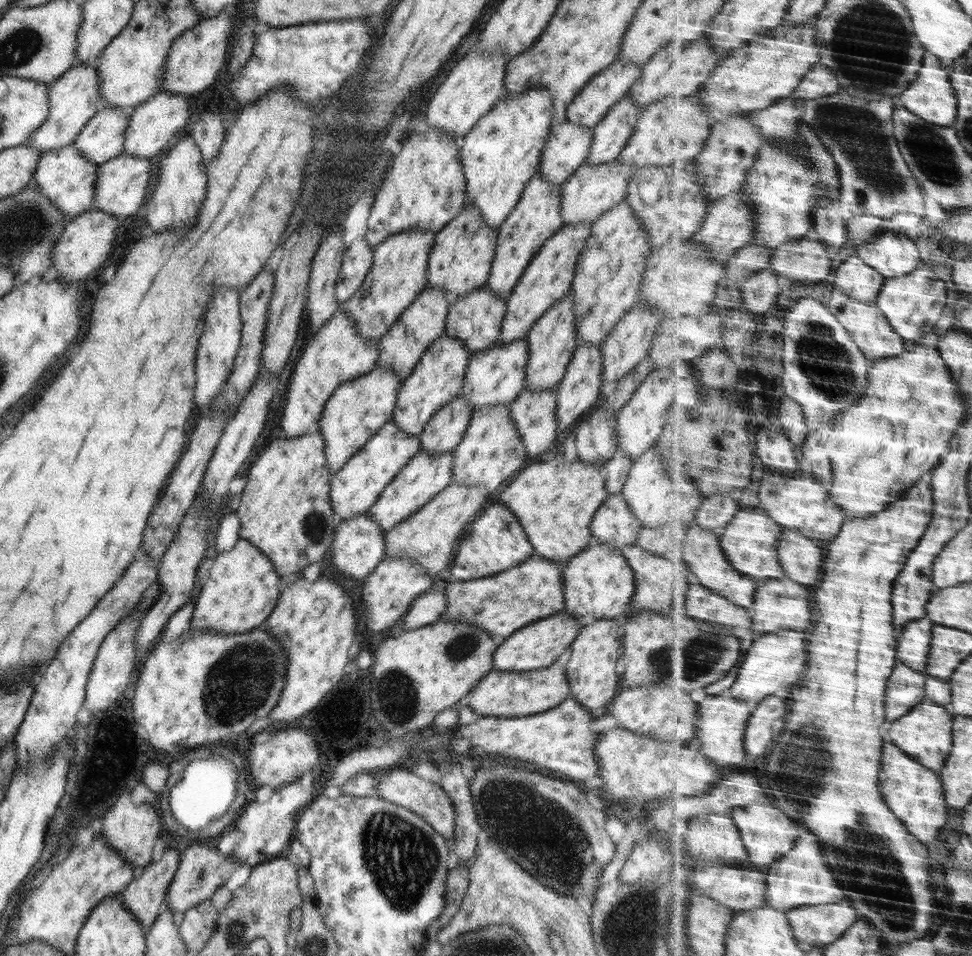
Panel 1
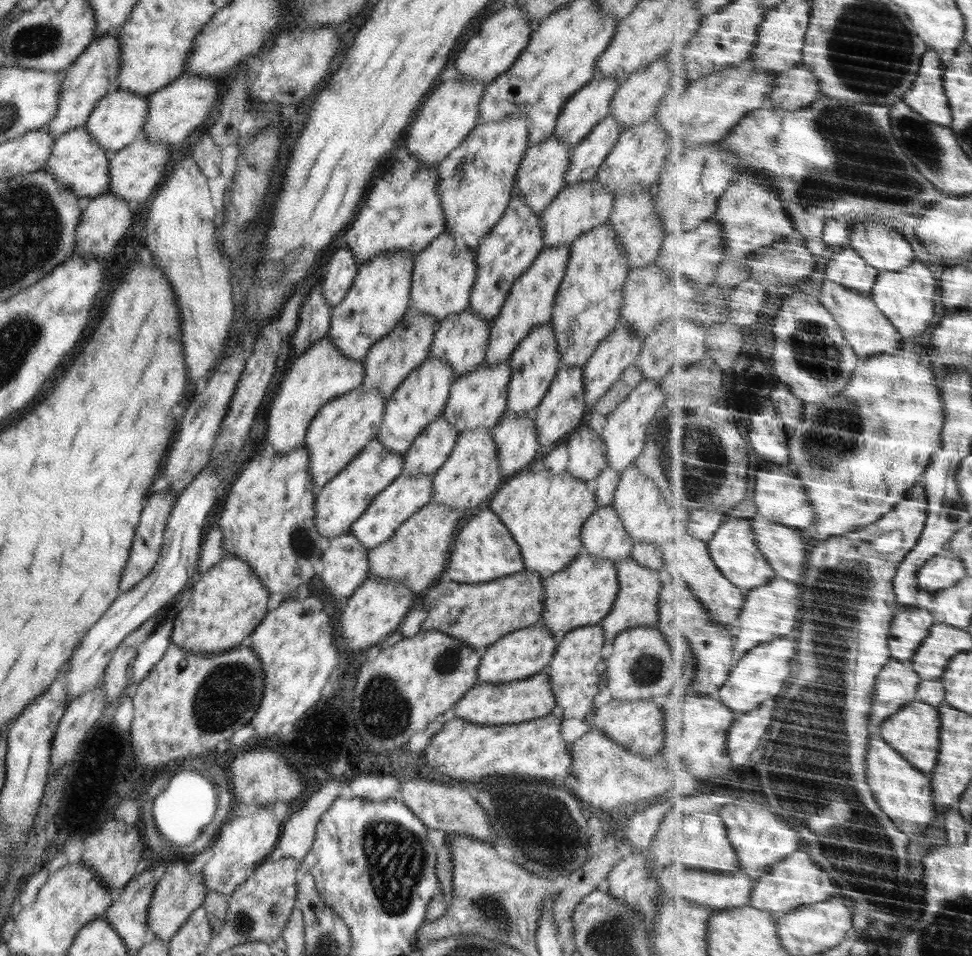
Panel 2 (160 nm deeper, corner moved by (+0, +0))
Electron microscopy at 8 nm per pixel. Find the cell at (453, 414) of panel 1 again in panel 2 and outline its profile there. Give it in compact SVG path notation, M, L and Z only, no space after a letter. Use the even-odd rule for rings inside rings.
M441 414L438 415L403 454L403 472L412 476L435 473L452 452L458 437L457 430Z

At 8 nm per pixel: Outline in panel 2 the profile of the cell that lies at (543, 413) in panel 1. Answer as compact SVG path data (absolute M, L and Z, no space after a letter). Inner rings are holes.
M530 411L526 414L506 413L492 428L492 440L497 446L503 476L516 475L535 460L540 446L532 414Z

